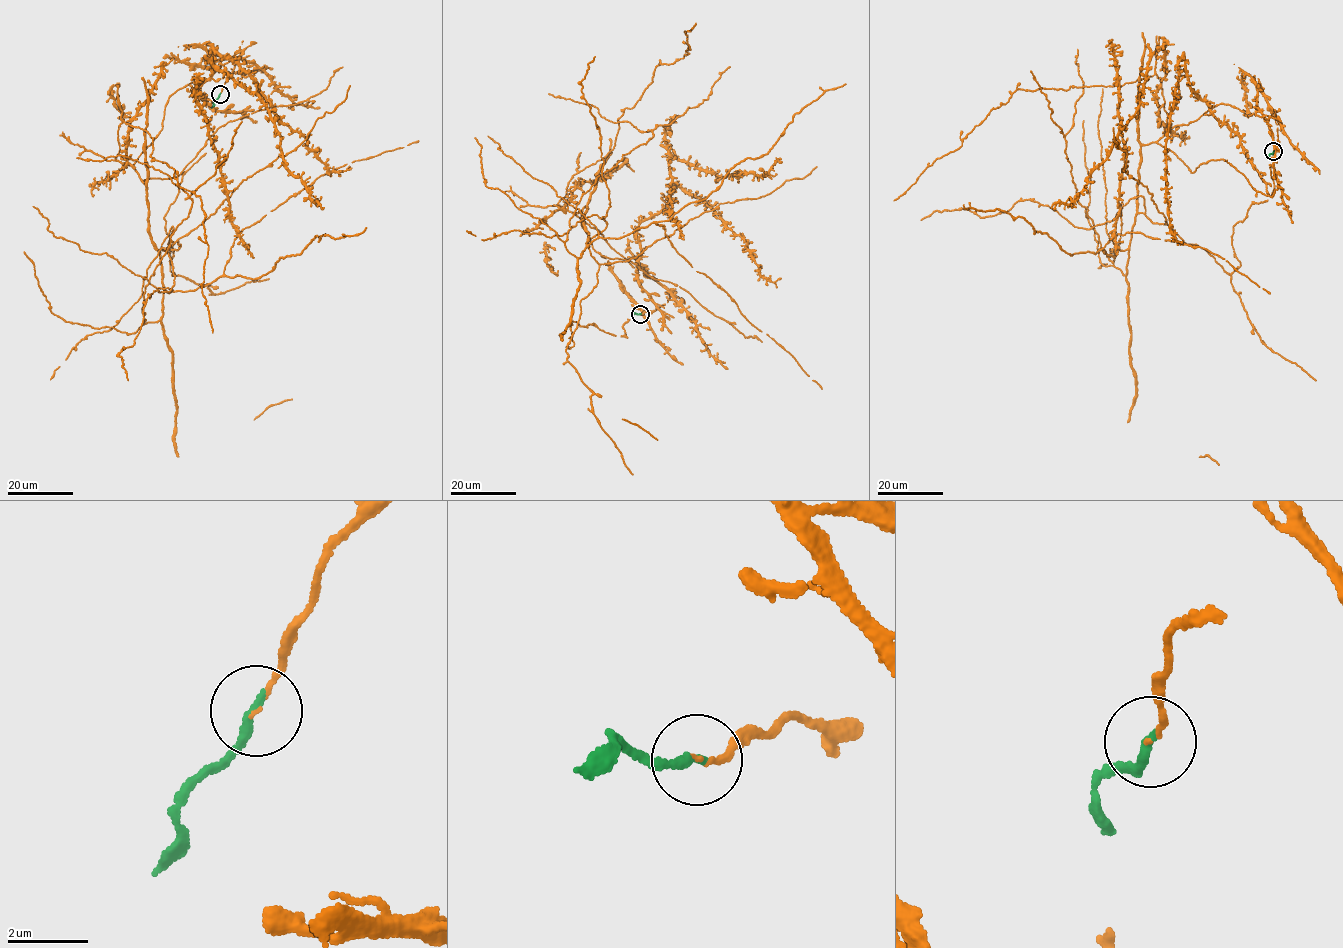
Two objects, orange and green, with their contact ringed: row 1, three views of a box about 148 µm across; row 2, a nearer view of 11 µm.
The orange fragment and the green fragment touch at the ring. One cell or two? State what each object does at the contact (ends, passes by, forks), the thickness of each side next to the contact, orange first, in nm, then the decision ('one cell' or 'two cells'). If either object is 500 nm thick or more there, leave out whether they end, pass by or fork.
orange ends there; green ends there; 70 nm thick on the orange side, 240 nm on the other; one cell

